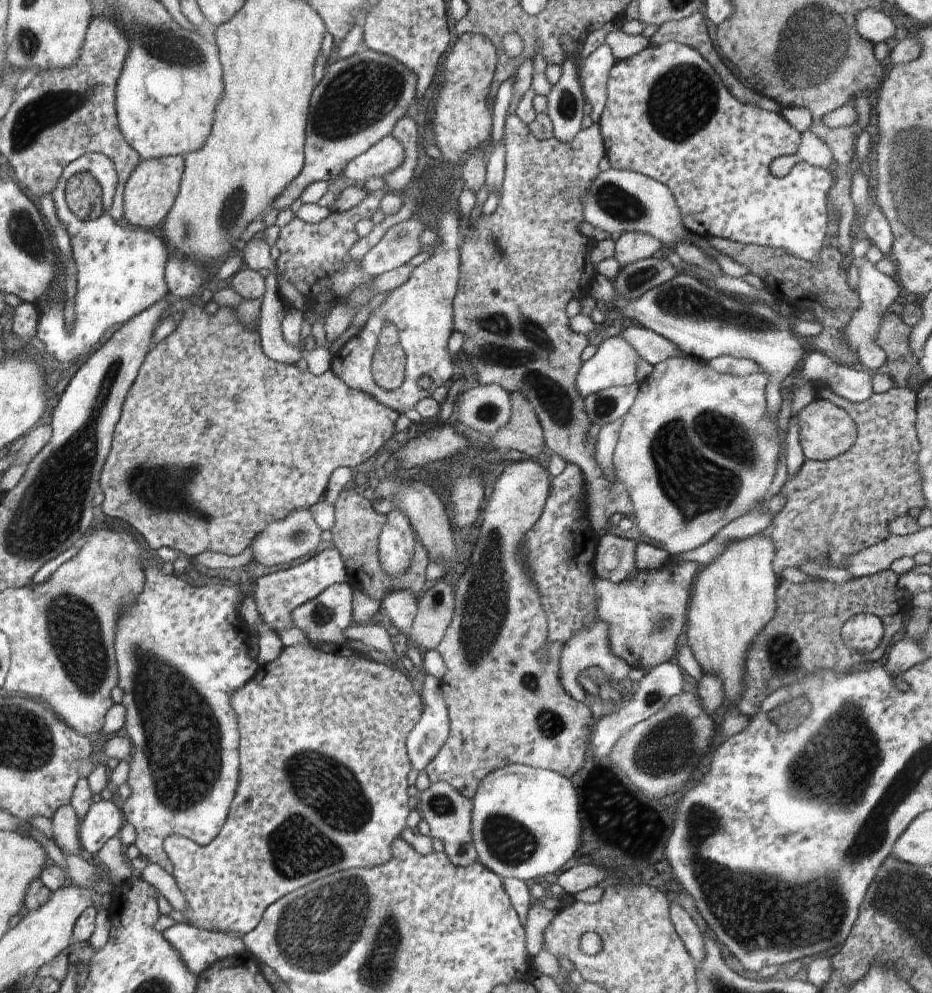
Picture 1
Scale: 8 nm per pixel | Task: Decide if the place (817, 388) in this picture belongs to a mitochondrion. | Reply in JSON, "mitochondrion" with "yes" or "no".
{"mitochondrion":"no"}

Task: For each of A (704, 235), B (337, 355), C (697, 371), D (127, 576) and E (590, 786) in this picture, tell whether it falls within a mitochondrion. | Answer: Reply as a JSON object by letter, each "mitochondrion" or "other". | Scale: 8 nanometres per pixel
{"A":"other","B":"other","C":"other","D":"other","E":"other"}

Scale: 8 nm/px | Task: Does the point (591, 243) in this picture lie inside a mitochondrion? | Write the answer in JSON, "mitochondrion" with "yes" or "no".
{"mitochondrion":"no"}

